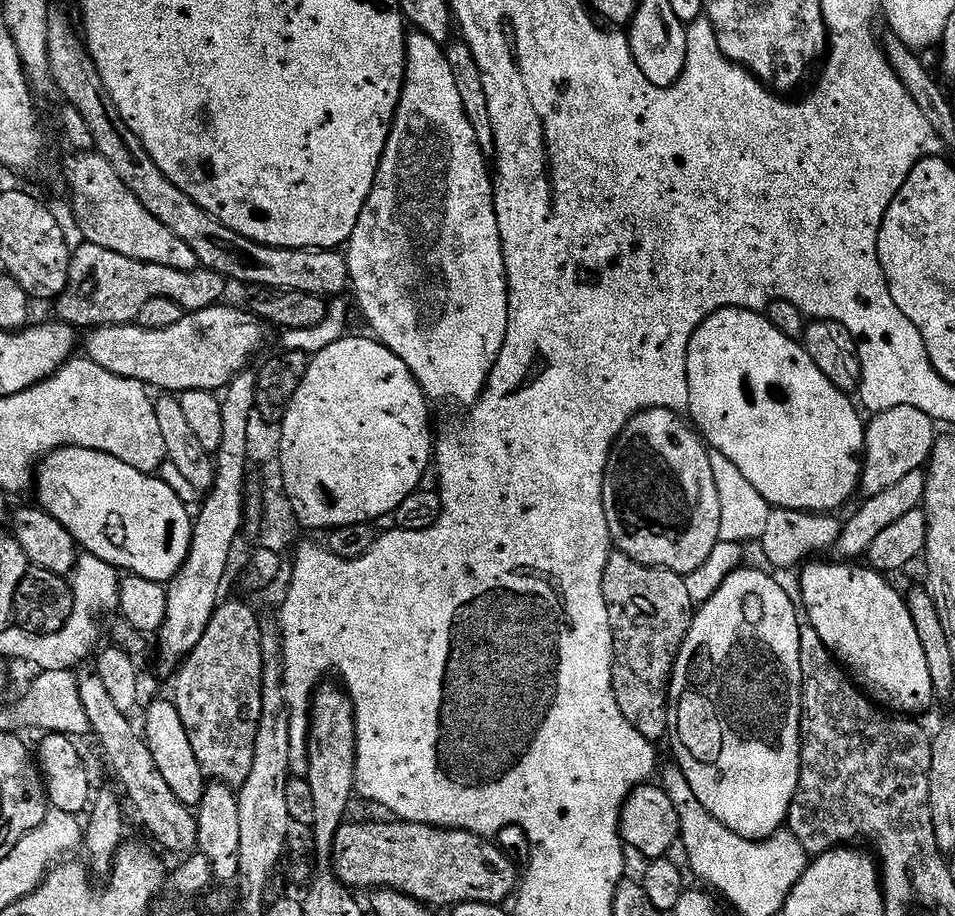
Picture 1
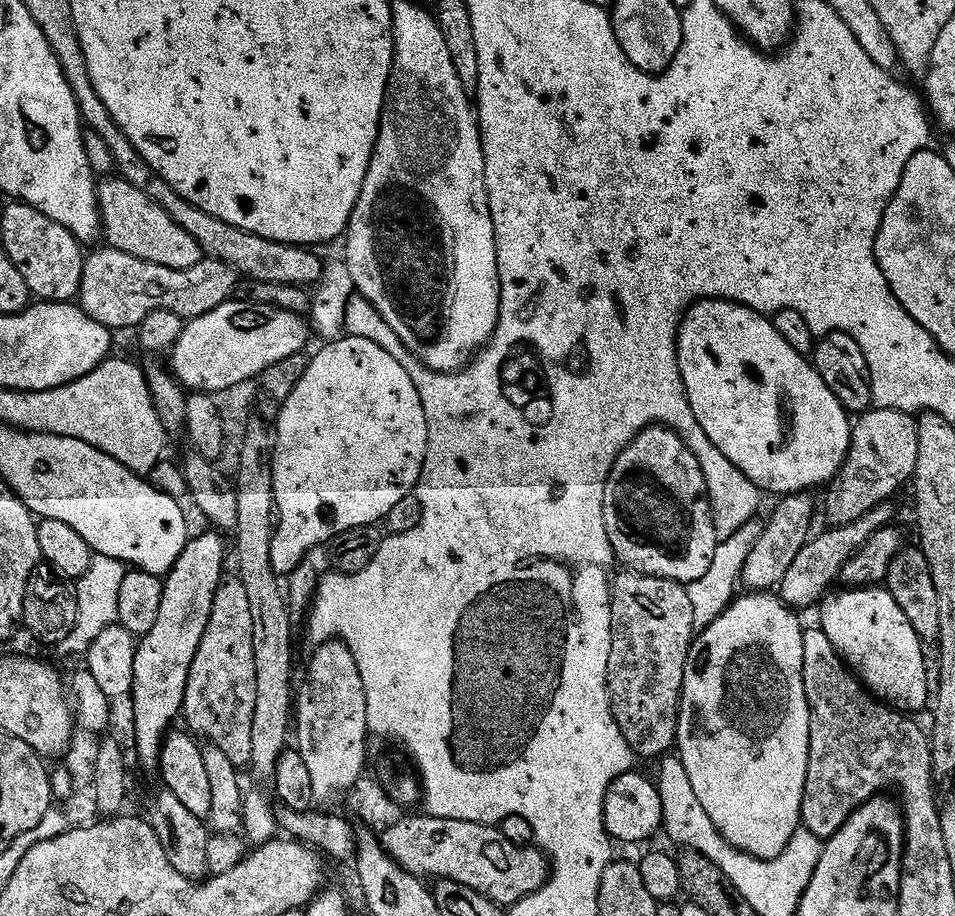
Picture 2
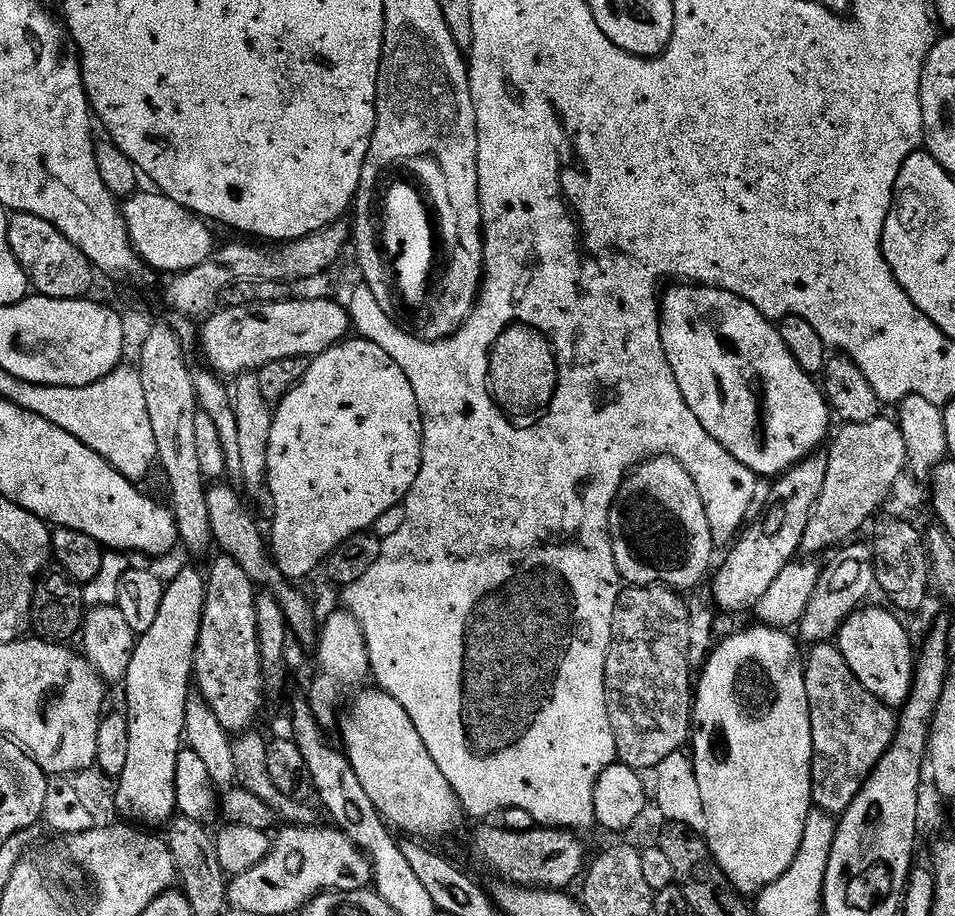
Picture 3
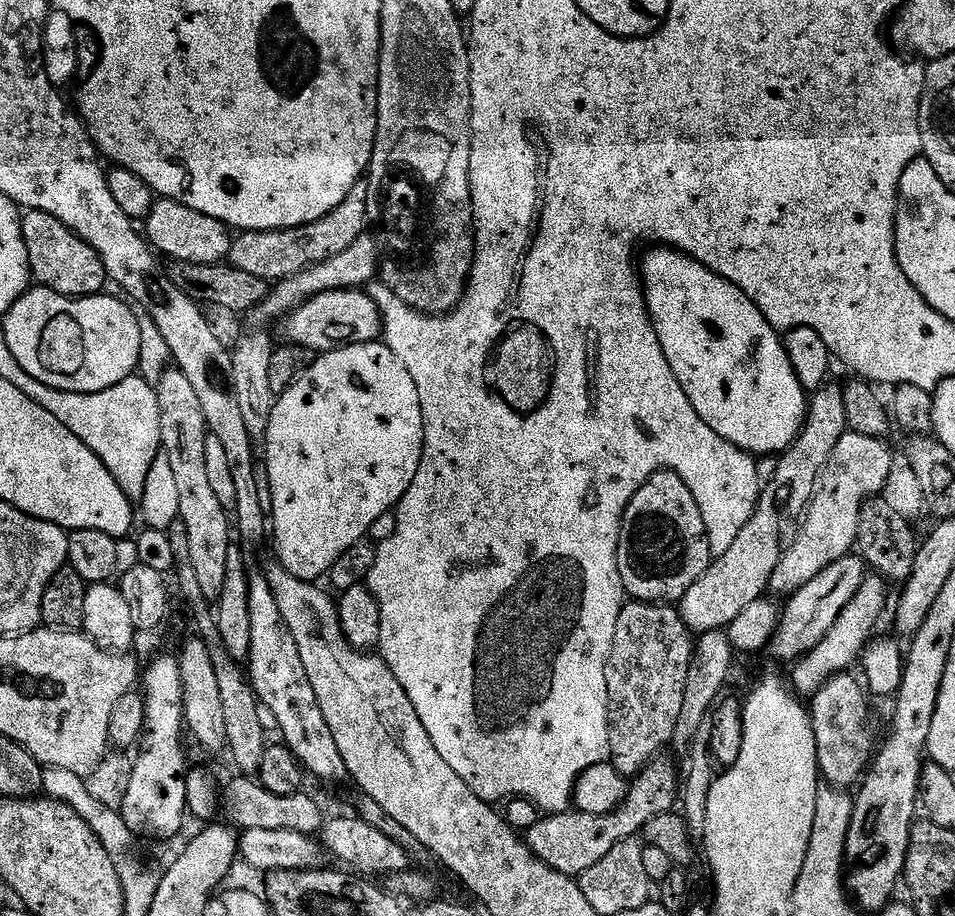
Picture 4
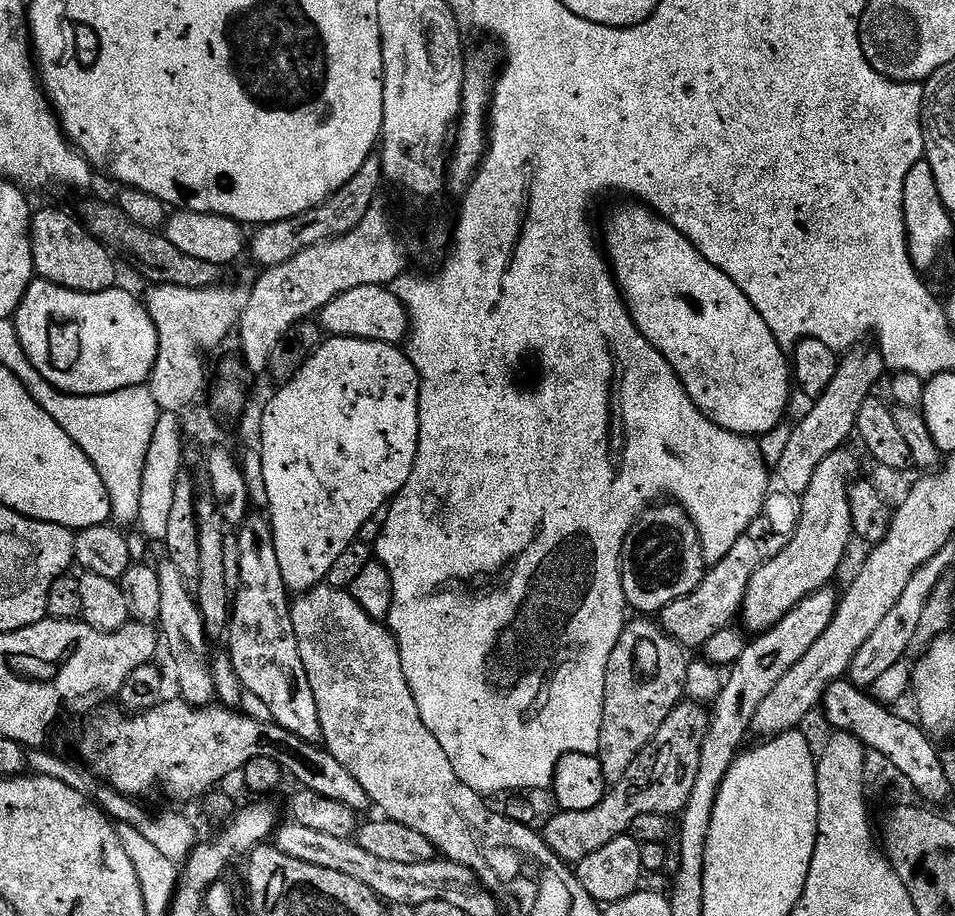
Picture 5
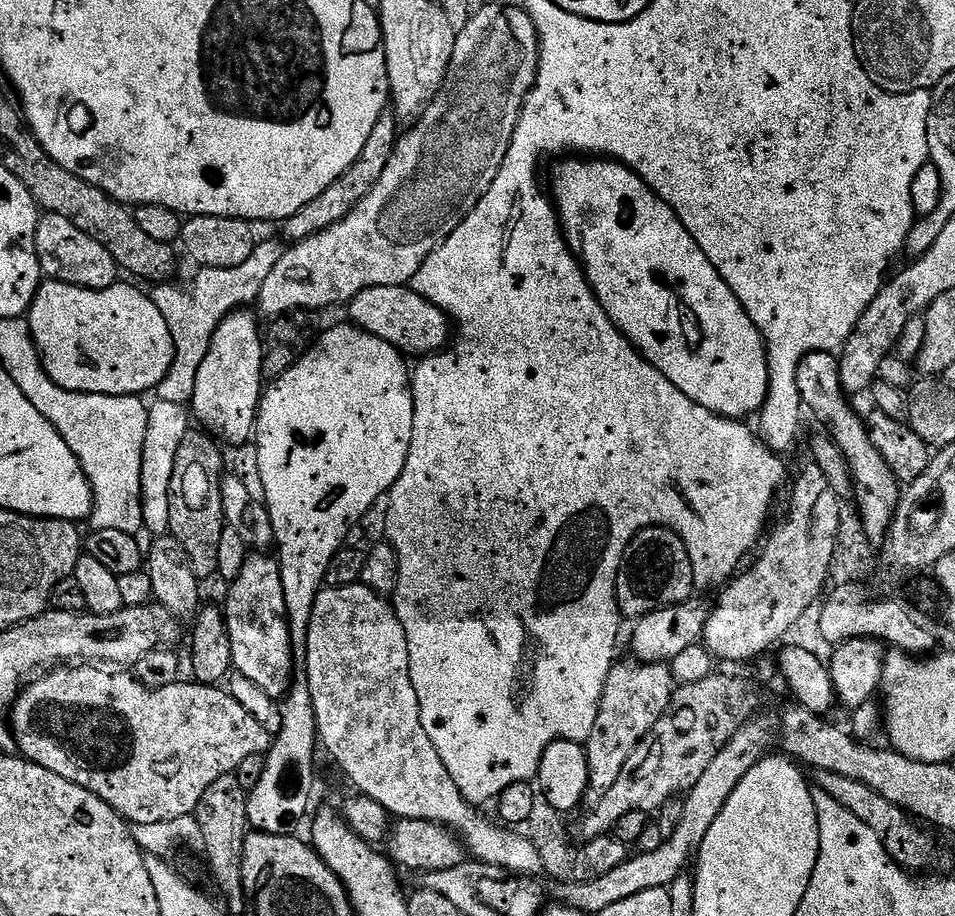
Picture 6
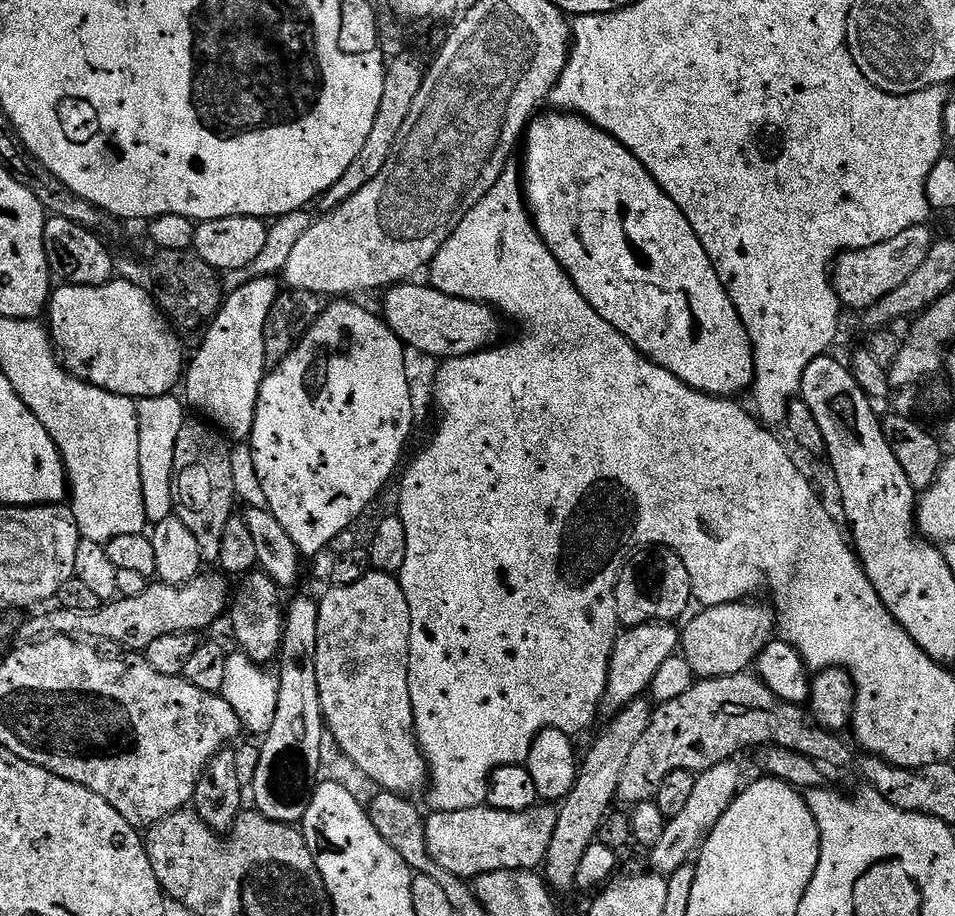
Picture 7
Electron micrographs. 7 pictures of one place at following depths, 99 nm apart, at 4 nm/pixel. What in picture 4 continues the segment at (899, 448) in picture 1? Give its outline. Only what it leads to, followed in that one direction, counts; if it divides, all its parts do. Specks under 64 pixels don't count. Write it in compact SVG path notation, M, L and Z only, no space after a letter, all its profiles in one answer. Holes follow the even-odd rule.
M847 431L838 446L834 446L834 454L830 454L830 462L826 462L822 470L816 492L806 505L805 512L808 513L796 532L796 541L789 548L787 545L783 549L772 575L770 588L773 593L777 592L777 597L791 596L799 588L806 586L806 582L818 578L818 574L822 574L822 570L826 570L830 562L838 562L838 558L849 555L856 548L858 518L862 506L872 497L881 495L890 475L894 452L884 443L881 438L870 438Z

